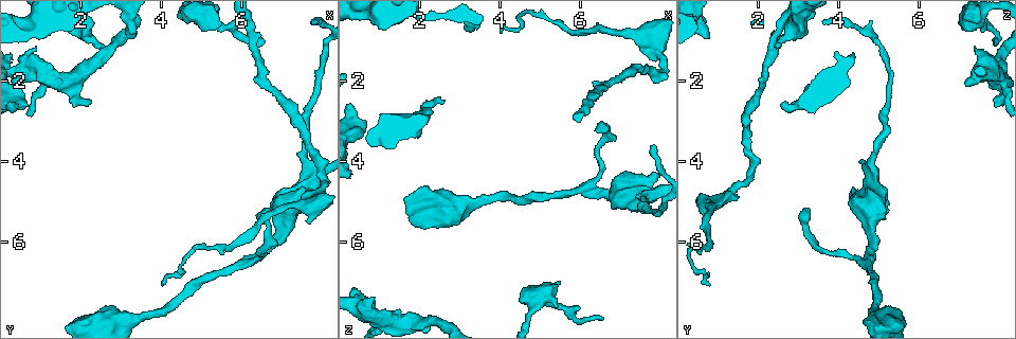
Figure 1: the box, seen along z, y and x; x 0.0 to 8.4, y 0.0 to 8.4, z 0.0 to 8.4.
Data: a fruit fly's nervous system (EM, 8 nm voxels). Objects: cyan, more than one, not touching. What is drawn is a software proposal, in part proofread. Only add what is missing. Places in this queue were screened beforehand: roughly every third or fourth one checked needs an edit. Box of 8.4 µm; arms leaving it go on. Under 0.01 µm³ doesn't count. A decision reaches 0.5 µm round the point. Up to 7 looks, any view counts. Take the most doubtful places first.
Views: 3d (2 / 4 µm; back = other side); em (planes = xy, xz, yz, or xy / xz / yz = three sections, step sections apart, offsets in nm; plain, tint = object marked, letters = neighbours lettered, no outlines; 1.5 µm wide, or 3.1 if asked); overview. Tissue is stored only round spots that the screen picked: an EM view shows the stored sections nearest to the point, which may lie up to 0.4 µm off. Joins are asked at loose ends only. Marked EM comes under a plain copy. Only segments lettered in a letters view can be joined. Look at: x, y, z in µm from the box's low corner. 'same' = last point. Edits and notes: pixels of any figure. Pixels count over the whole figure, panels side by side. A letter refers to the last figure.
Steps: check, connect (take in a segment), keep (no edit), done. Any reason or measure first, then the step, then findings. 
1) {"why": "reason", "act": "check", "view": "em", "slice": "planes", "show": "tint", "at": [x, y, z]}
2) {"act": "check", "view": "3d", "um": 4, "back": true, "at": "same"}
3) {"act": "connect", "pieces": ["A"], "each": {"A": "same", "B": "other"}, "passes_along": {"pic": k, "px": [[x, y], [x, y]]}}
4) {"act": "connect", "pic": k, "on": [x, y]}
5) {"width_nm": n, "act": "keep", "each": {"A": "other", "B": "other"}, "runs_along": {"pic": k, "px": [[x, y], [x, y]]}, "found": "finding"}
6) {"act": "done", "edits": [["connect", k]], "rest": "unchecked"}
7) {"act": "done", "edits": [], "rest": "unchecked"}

{"why": "free end", "act": "check", "view": "3d", "um": 4, "at": [2.55, 1.20, 2.55]}

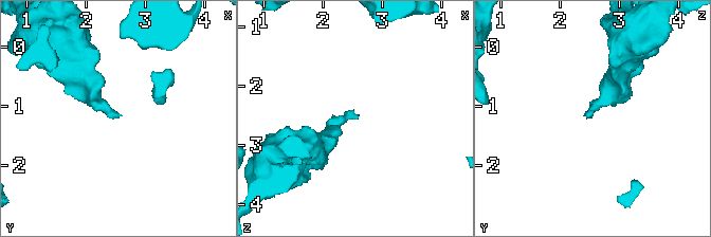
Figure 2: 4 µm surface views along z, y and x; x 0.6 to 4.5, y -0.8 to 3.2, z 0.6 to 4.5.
{"why": "need the tissue", "act": "check", "view": "em", "slice": "planes", "show": "letters", "at": [2.55, 1.20, 2.55]}

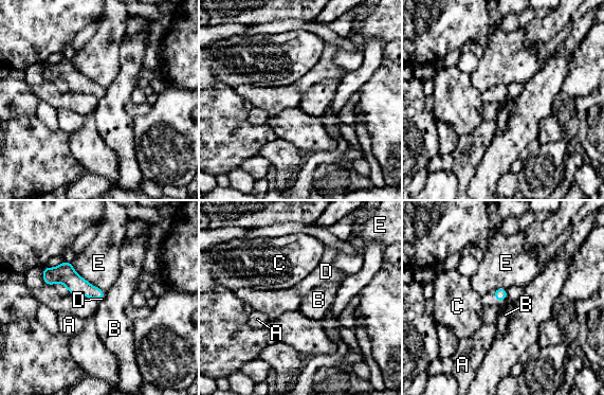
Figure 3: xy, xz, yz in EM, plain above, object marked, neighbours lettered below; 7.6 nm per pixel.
{"act": "connect", "pieces": ["D"], "each": {"A": "other", "B": "other", "C": "other", "D": "same", "E": "other"}, "passes_along": {"pic": 3, "px": [[500, 293], [496, 298], [489, 299]]}, "found": "the neuron continues"}

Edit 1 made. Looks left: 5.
{"act": "check", "view": "overview"}

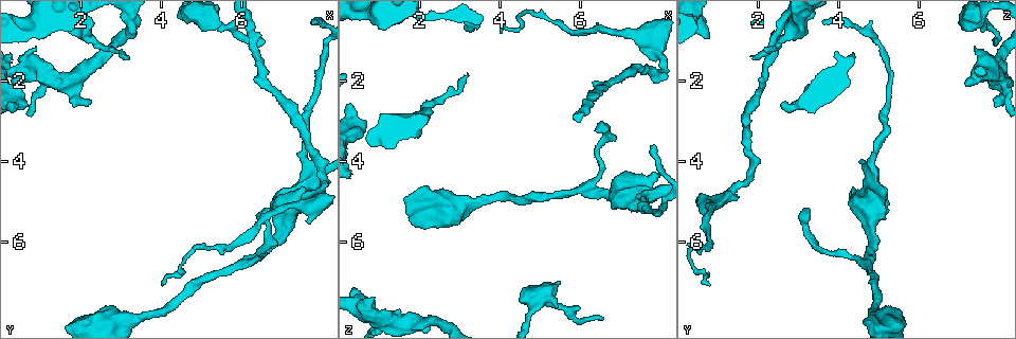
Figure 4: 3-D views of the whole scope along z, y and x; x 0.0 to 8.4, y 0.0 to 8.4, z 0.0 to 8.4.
{"why": "branch stops here", "act": "check", "view": "3d", "um": 4, "at": [3.35, 0.90, 0.80]}

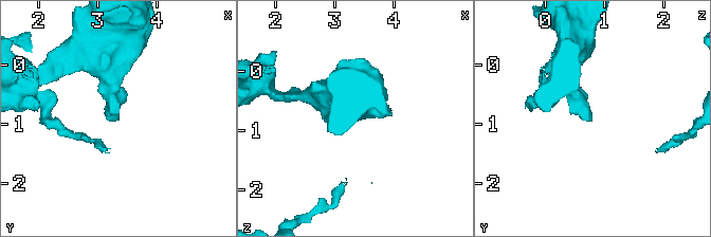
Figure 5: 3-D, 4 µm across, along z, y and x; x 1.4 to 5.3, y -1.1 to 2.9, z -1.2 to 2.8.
{"act": "check", "view": "em", "slice": "xy", "step": 8, "show": "letters", "at": [3.30, 0.95, 0.80]}

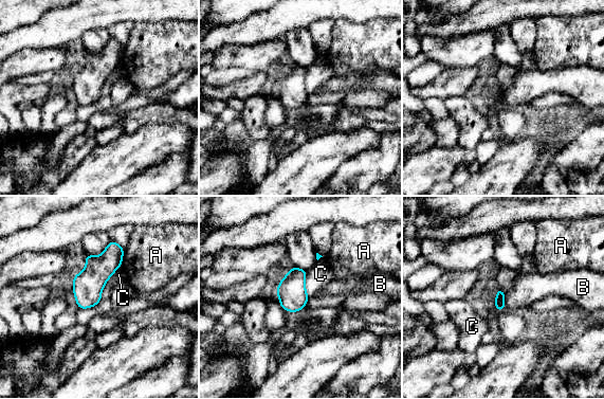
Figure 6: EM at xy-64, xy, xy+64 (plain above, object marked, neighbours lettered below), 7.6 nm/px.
{"act": "keep", "each": {"A": "other", "B": "other", "C": "other"}, "border": {"pic": 6, "px": [[498, 287], [504, 291], [505, 309]]}, "found": "no lettered segment goes on from it"}

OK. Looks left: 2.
{"act": "check", "view": "em", "slice": "xz", "step": 4, "show": "tint", "at": [4.05, 7.10, 0.75]}

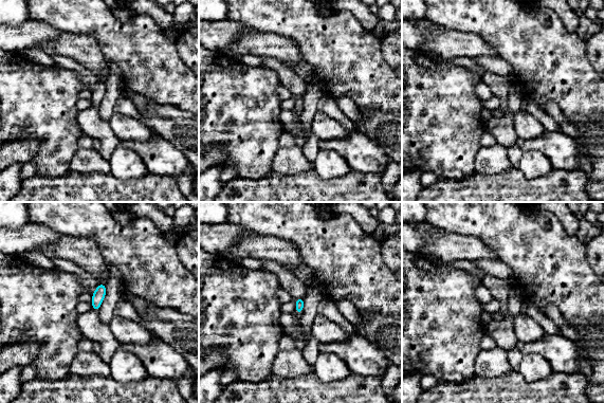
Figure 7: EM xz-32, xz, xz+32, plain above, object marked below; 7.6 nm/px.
{"why": "what lies round it", "act": "check", "view": "em", "slice": "xz", "step": 4, "show": "letters", "at": "same"}

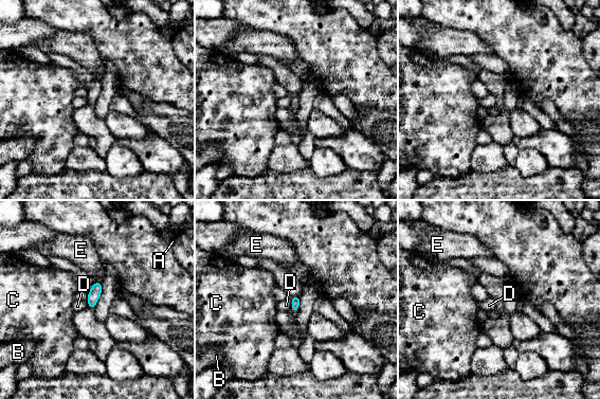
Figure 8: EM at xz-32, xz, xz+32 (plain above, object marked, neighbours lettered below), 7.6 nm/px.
{"act": "keep", "each": {"A": "other", "B": "other", "C": "other", "D": "other", "E": "other"}, "border": {"pic": 8, "px": [[289, 297], [291, 309]]}, "found": "none of them fits"}

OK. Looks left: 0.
{"act": "done", "edits": [["connect", 3]], "rest": "unchecked"}

